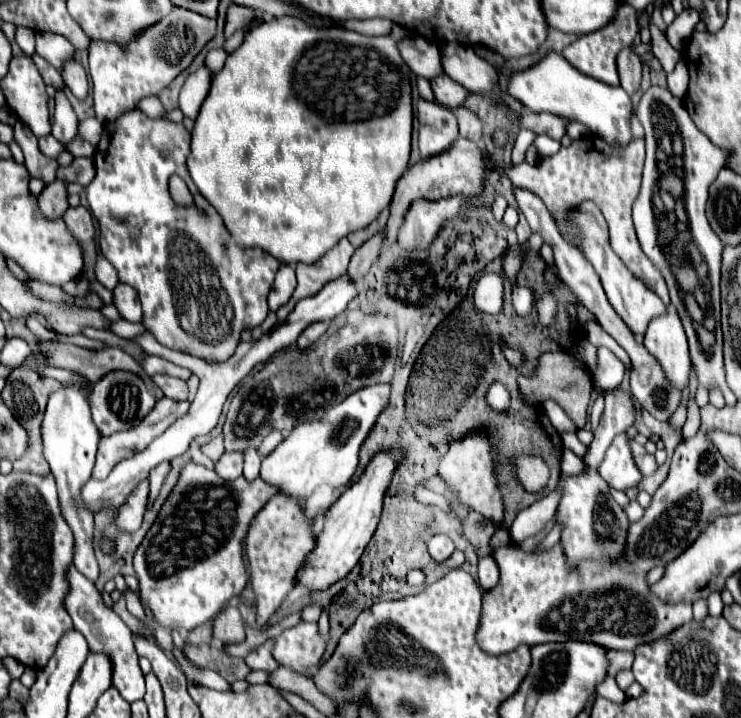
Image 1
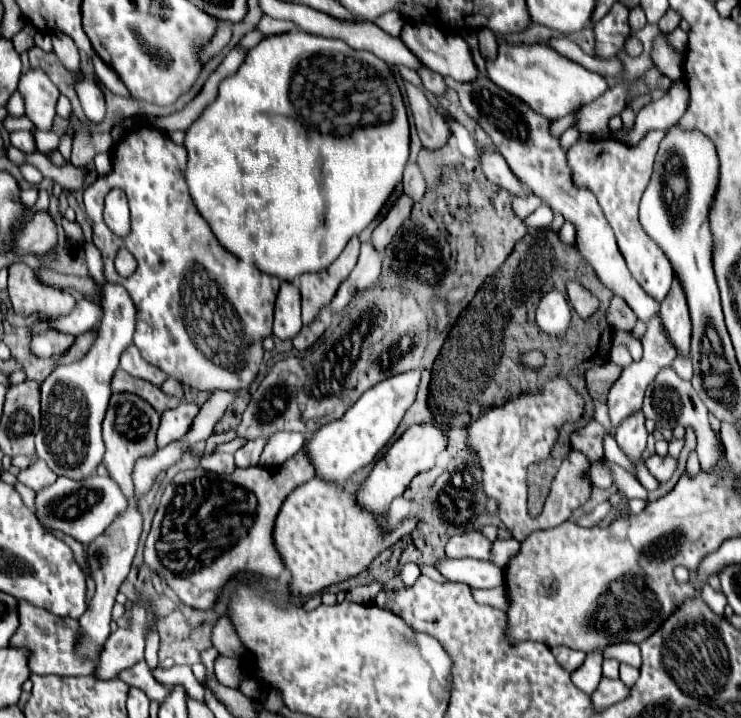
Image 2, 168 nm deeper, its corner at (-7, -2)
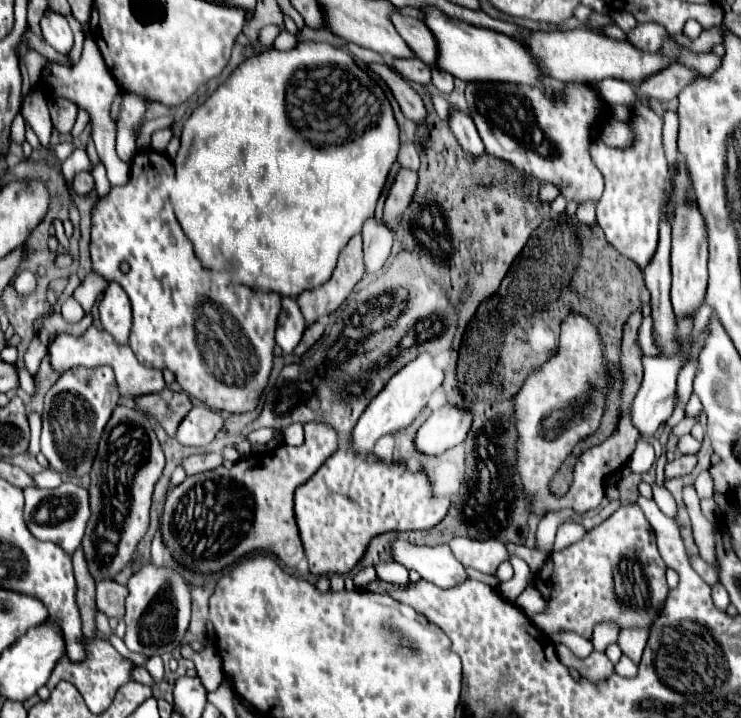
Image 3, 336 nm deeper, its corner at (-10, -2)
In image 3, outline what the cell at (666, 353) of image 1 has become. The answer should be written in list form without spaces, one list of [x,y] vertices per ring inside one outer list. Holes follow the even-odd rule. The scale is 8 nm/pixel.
[[[694,202],[682,206],[674,220],[672,232],[672,308],[676,316],[694,316],[704,304],[706,284],[708,284],[708,244],[706,244],[706,224]]]

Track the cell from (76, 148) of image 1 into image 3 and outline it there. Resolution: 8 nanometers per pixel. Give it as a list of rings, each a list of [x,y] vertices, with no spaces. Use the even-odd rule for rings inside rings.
[[[80,172],[74,176],[72,180],[72,186],[78,194],[88,194],[92,188],[94,188],[94,182],[92,182],[92,174],[90,172]]]

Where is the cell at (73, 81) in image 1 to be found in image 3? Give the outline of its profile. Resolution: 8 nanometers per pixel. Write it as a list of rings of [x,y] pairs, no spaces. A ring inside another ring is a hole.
[[[46,12],[42,16],[42,34],[46,42],[58,52],[58,54],[68,54],[72,50],[74,38],[72,30],[68,26],[68,20],[62,14],[56,12]]]

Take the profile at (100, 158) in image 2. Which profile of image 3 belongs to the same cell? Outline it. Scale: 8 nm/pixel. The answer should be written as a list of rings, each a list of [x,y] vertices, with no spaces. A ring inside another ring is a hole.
[[[86,38],[86,40],[84,40],[82,56],[80,56],[78,64],[74,64],[74,66],[64,66],[64,64],[48,62],[48,64],[42,68],[42,82],[44,82],[44,80],[46,80],[46,86],[48,86],[50,94],[68,98],[68,100],[72,100],[78,108],[82,108],[82,110],[88,112],[90,124],[92,124],[92,140],[94,140],[94,144],[96,144],[96,150],[98,150],[100,160],[106,164],[110,184],[112,184],[112,186],[122,186],[122,184],[126,184],[126,182],[128,182],[128,176],[130,176],[130,165],[122,162],[122,160],[116,156],[114,142],[116,142],[116,130],[118,130],[118,128],[116,128],[116,120],[114,120],[112,114],[110,114],[112,102],[114,102],[114,98],[120,94],[120,88],[118,88],[114,76],[110,74],[110,70],[106,68],[106,62],[102,60],[102,54],[98,52],[94,40],[92,40],[92,38]]]

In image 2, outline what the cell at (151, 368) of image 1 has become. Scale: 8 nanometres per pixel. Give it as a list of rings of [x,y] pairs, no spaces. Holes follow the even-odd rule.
[[[129,346],[123,354],[121,354],[121,362],[119,362],[119,368],[125,370],[127,374],[135,376],[135,378],[141,378],[141,380],[147,380],[155,386],[161,386],[167,378],[163,376],[163,372],[159,372],[155,366],[147,364],[141,356],[139,356],[139,350],[135,346]]]

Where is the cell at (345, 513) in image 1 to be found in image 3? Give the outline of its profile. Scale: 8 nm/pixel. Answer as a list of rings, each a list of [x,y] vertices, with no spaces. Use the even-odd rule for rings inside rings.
[[[446,404],[434,410],[428,420],[420,426],[414,438],[414,448],[418,452],[440,456],[448,448],[460,444],[470,428],[470,414],[458,406]]]

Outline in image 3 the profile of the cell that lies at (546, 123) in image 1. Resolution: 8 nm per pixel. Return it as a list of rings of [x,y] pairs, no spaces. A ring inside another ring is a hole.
[[[672,64],[670,68],[664,68],[658,72],[658,76],[650,76],[650,80],[642,80],[642,84],[636,84],[638,88],[638,100],[642,98],[656,98],[660,102],[668,102],[680,94],[680,90],[690,84],[698,72]]]

